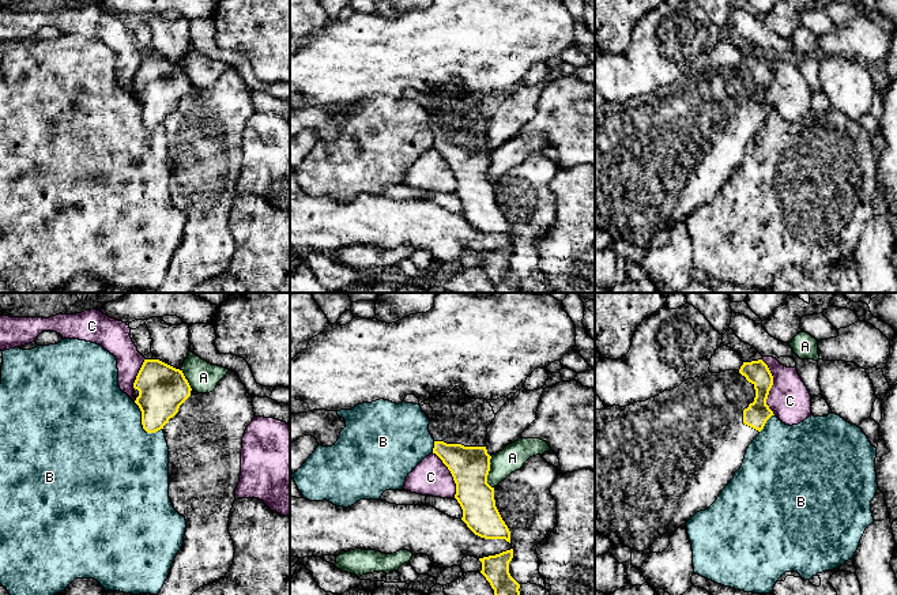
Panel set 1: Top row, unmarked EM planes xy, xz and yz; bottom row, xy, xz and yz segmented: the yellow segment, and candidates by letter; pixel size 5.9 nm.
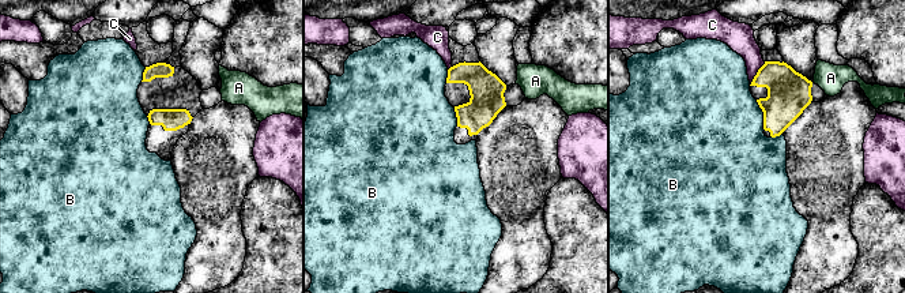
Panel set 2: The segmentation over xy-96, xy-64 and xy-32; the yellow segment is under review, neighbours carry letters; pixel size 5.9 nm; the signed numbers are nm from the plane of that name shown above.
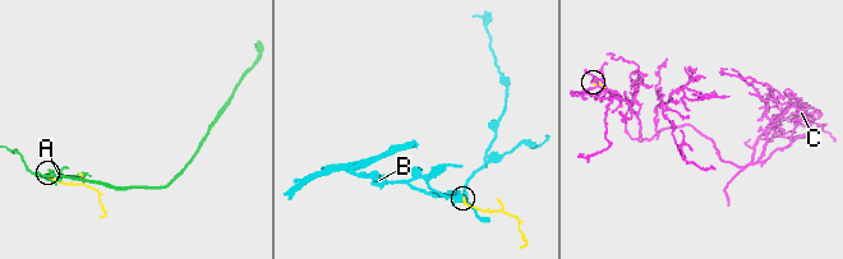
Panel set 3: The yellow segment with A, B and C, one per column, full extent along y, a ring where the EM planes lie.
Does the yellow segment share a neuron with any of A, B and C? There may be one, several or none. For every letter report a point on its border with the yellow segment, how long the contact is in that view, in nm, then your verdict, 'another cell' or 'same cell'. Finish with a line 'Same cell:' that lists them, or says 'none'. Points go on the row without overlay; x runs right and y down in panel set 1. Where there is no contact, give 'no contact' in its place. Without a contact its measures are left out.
A: contact xz (487, 168); length 190 nm; another cell
B: contact xy (142, 119); length 240 nm; another cell
C: contact yz (771, 82); length 340 nm; another cell
Same cell: none

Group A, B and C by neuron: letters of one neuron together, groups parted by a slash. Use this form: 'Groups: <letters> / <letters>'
Groups: A / B / C

